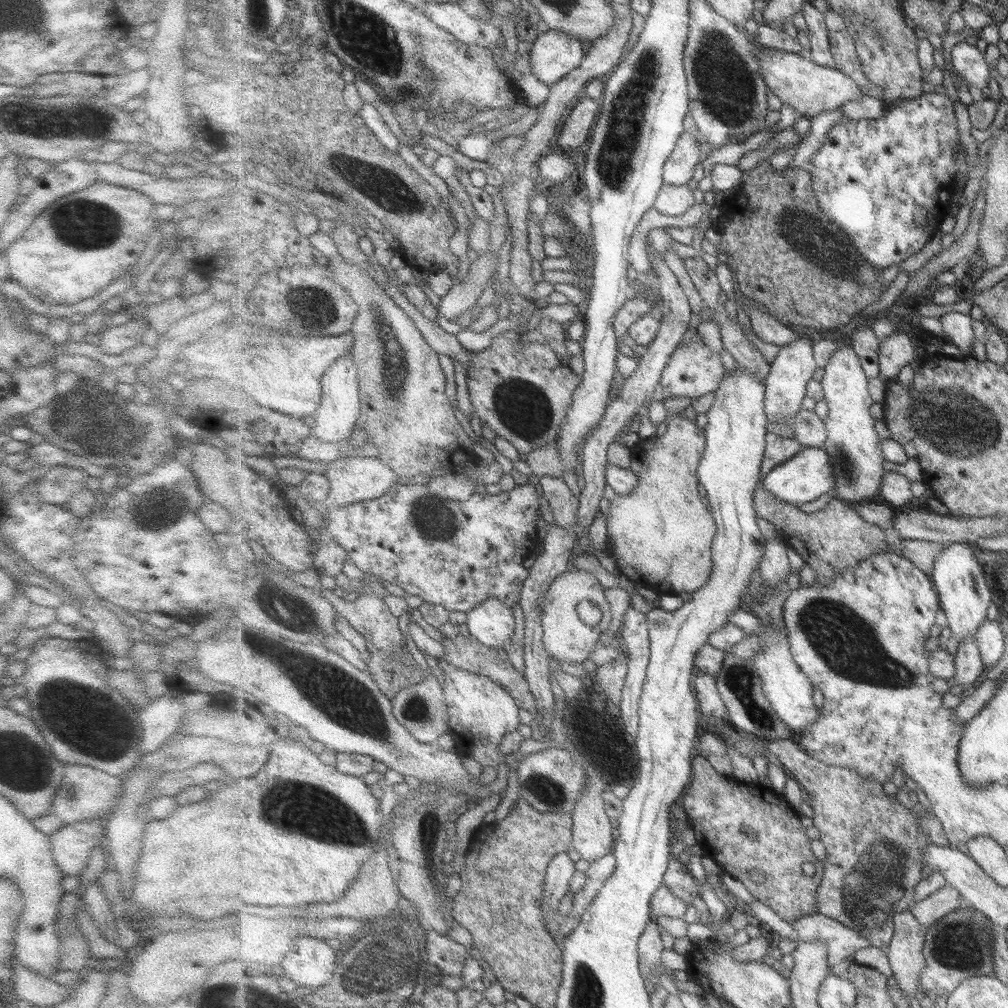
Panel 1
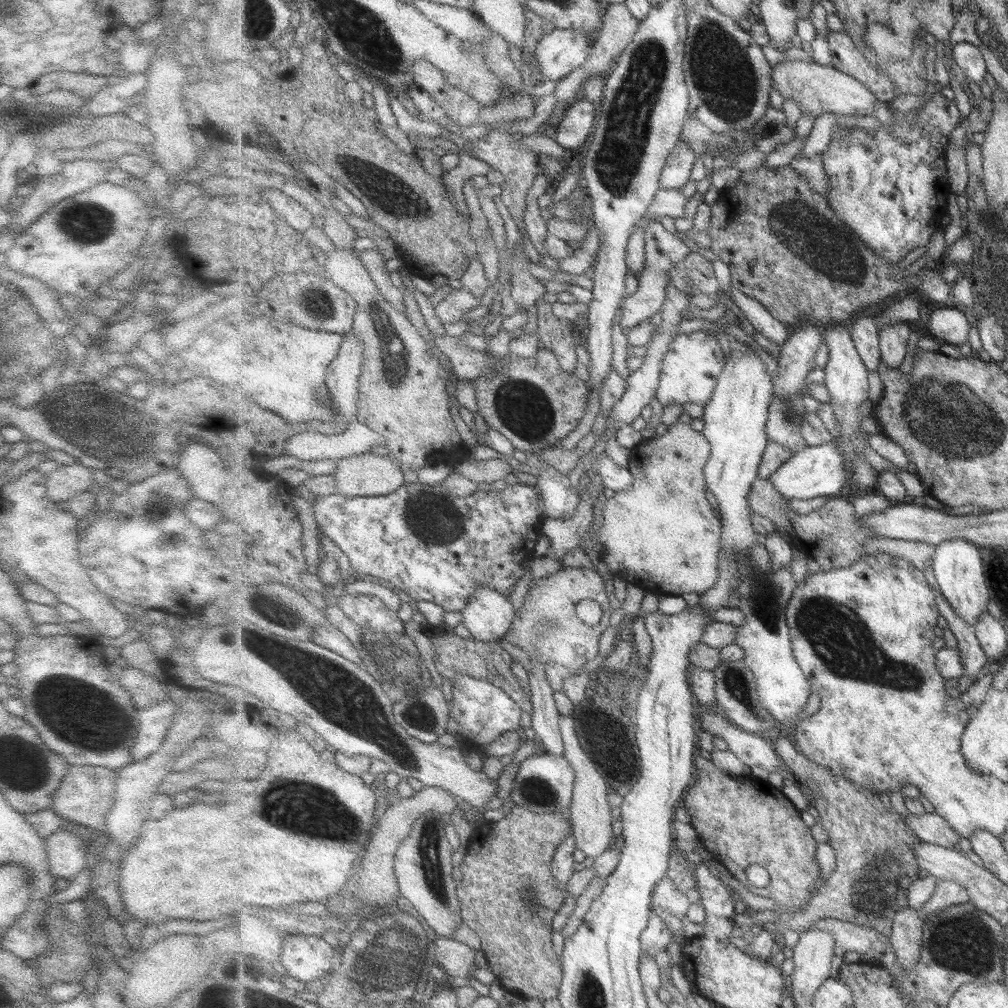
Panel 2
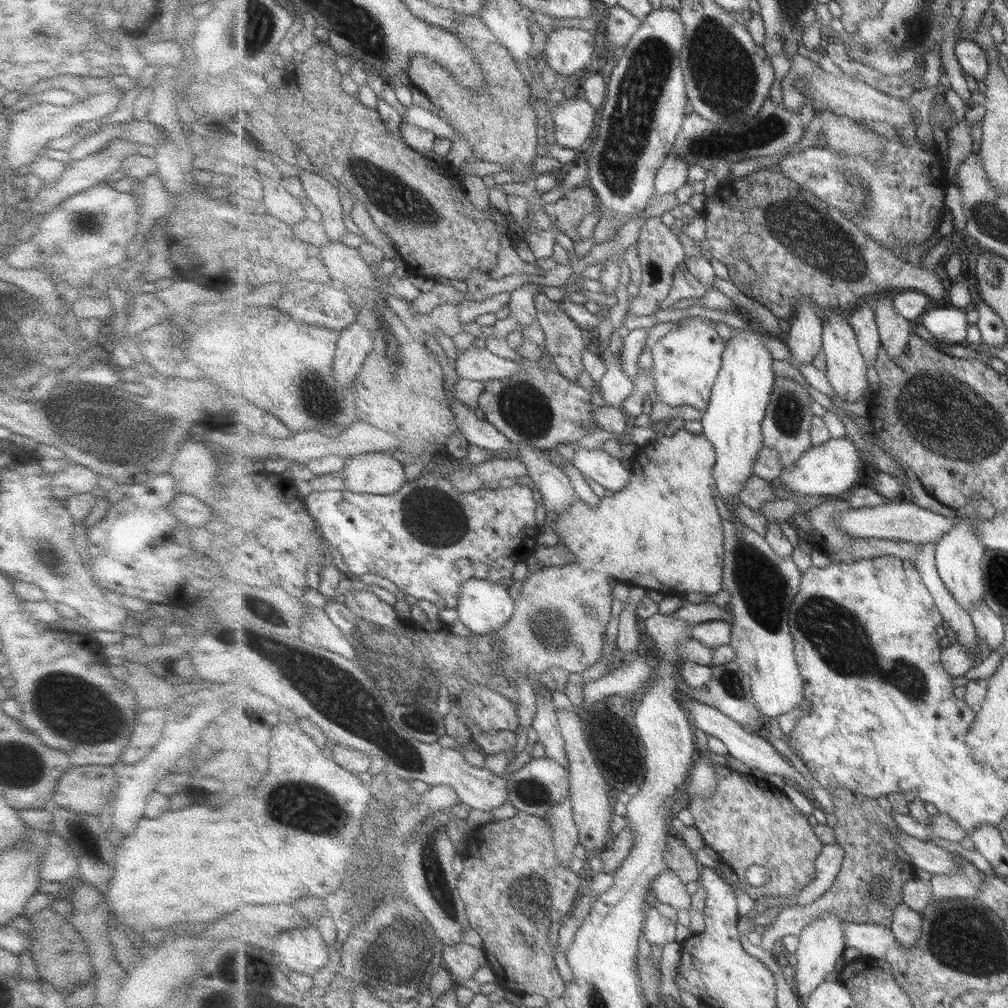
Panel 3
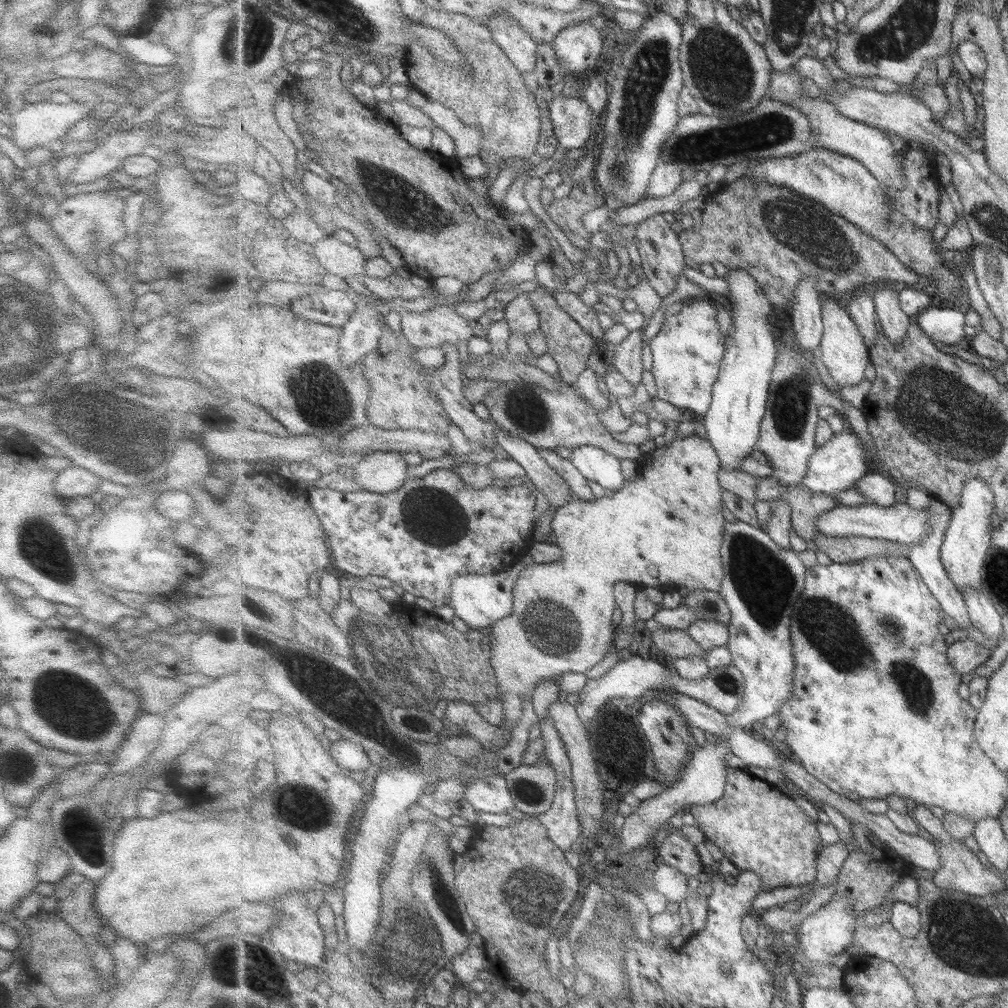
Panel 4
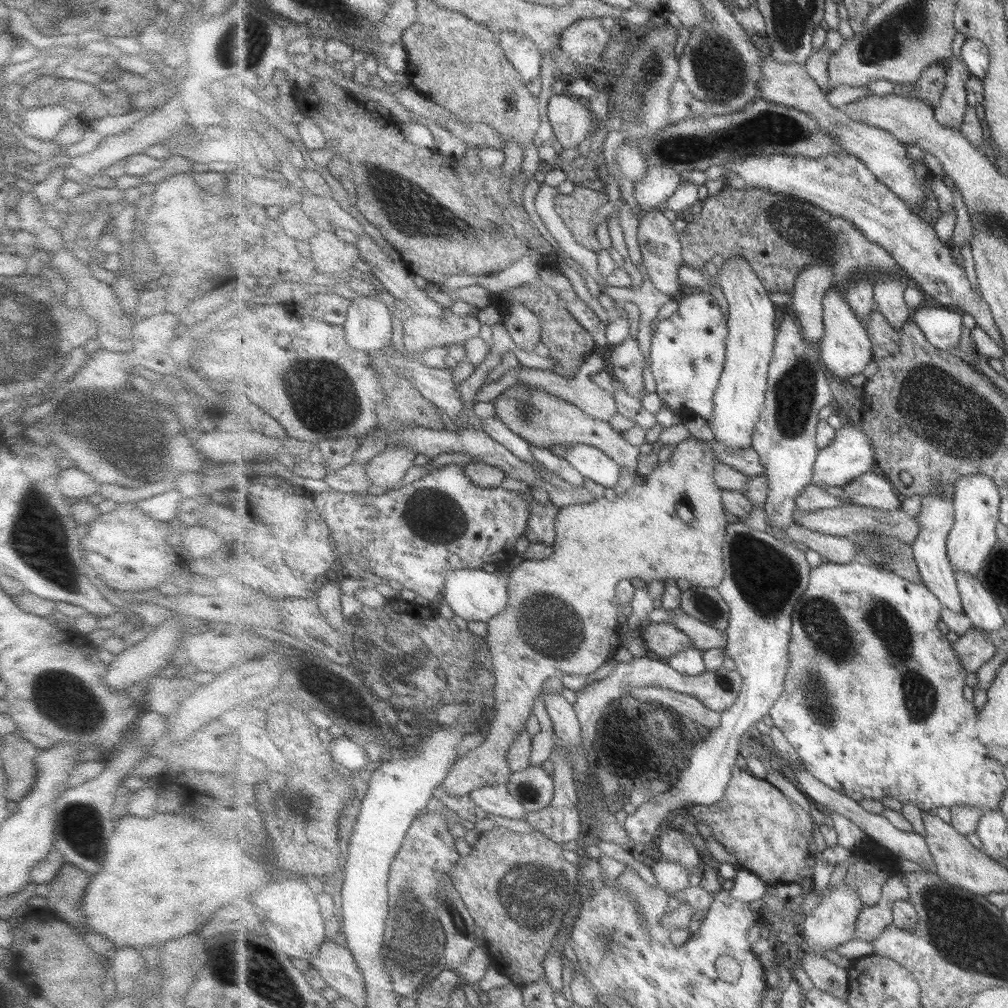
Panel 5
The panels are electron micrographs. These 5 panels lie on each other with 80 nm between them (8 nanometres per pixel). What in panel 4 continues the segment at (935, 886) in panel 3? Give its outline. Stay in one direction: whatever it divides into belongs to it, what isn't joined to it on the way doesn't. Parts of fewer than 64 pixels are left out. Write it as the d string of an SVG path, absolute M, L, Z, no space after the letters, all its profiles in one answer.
M915 805L913 808L913 815L918 824L923 827L927 833L931 834L935 839L935 847L937 851L941 852L941 866L936 870L933 880L937 883L939 888L945 890L958 890L973 896L985 897L997 893L998 890L1007 890L1007 884L1001 876L1001 872L992 867L987 868L979 856L969 850L962 840L953 840L949 836L949 832L943 821L935 814L931 814L929 807Z

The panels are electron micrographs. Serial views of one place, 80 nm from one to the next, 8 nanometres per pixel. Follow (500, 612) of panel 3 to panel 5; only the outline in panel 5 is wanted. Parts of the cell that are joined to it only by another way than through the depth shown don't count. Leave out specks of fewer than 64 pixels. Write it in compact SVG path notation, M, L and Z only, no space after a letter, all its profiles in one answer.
M460 568L446 576L444 586L445 602L453 613L466 621L489 622L509 606L509 579L510 575L503 573L497 575L491 569Z

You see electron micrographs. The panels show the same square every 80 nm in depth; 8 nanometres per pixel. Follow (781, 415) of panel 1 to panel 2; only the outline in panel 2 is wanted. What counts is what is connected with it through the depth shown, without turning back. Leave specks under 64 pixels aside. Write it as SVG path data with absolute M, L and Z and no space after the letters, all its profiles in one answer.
M813 321L803 322L793 327L790 337L776 359L779 370L774 376L774 394L782 399L794 397L801 392L803 380L815 370L815 354L820 351L824 343L824 329Z

